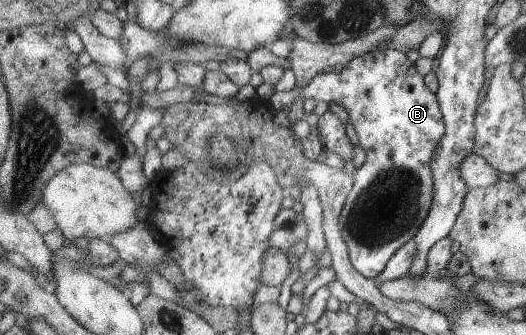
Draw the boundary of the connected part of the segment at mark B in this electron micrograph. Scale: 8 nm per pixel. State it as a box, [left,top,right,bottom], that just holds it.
[268,49,447,280]

